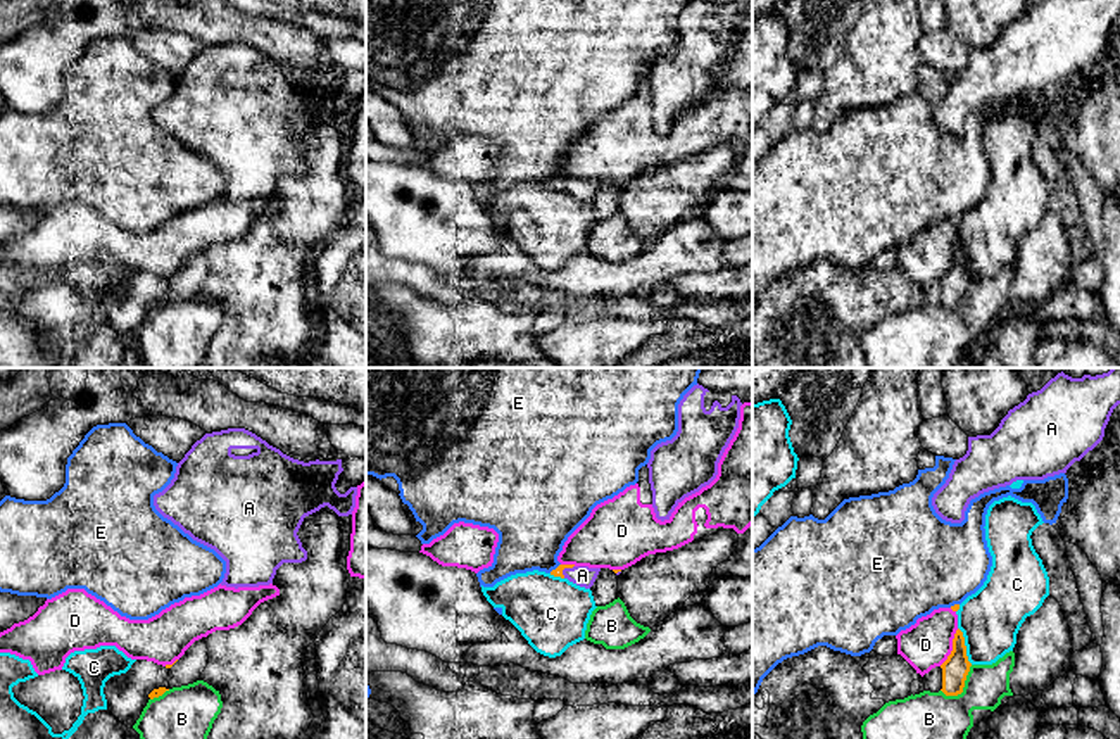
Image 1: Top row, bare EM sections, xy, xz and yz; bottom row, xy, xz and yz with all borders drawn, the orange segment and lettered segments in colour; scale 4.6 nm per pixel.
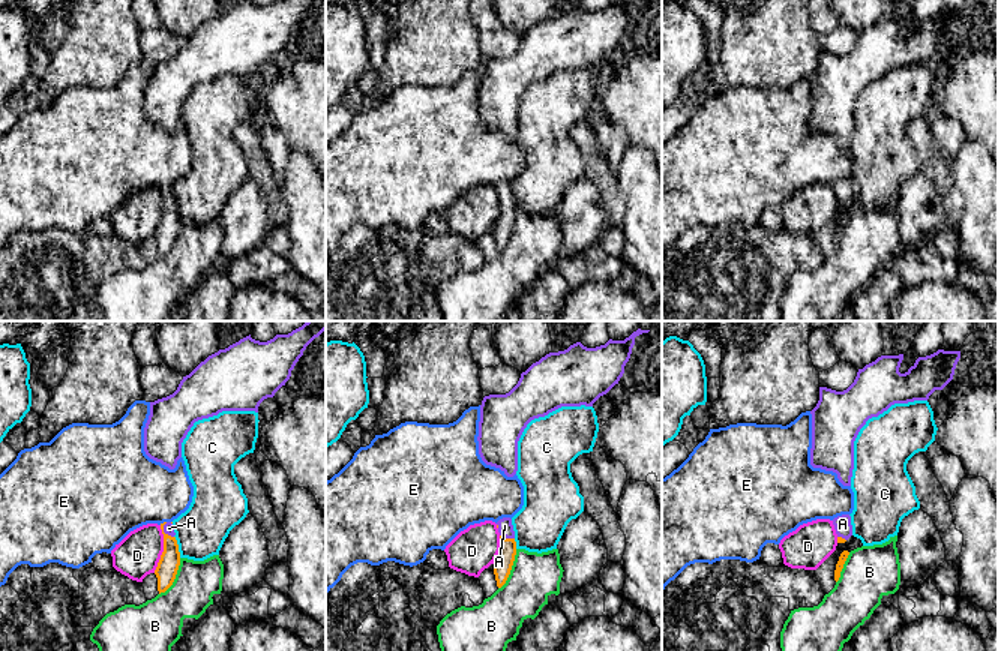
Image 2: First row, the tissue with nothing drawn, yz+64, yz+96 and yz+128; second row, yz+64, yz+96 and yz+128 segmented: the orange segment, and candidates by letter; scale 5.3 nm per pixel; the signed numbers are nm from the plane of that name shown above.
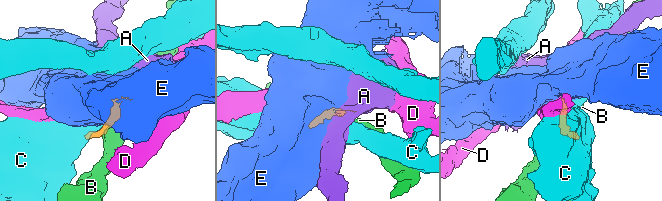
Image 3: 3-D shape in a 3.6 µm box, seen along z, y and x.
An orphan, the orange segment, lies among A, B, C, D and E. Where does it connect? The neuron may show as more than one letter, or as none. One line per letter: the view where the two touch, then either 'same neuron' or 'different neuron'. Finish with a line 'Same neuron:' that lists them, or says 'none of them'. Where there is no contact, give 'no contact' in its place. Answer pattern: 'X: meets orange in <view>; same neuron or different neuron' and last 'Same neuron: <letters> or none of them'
A: meets orange in xz; same neuron
B: meets orange in yz; different neuron
C: meets orange in yz; different neuron
D: meets orange in yz; different neuron
E: meets orange in xz; different neuron
Same neuron: A

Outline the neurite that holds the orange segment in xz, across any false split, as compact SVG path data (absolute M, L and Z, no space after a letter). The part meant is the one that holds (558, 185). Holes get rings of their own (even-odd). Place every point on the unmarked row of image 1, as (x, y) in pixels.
M559 178L551 185L554 190L568 192L569 195L590 202L599 188L601 181Z

